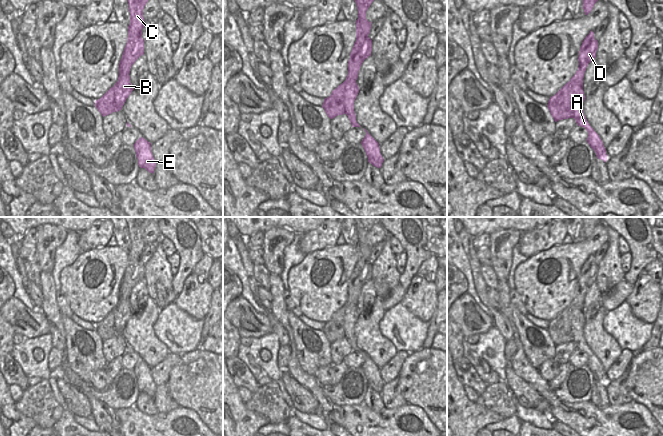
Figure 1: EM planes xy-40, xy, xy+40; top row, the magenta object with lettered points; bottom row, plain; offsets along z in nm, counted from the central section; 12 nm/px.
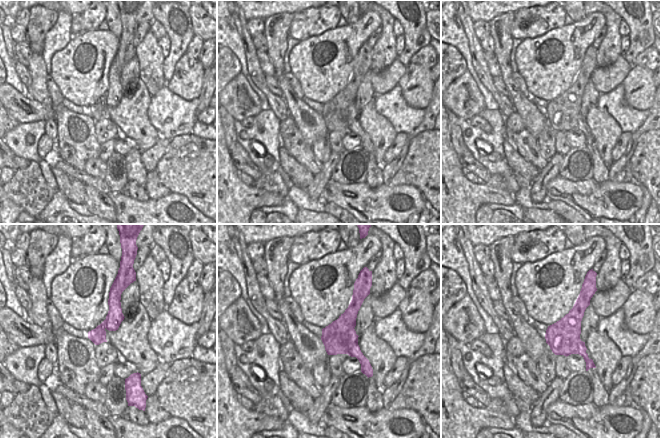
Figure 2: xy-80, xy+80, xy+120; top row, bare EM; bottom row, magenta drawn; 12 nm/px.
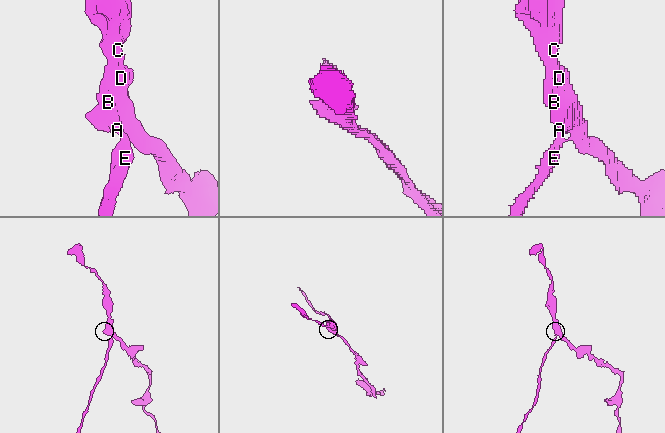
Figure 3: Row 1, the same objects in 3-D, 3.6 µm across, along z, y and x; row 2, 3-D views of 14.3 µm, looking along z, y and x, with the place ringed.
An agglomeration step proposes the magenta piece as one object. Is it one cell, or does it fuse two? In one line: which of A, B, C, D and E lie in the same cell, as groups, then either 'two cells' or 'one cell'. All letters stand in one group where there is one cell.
A B E / C D; two cells

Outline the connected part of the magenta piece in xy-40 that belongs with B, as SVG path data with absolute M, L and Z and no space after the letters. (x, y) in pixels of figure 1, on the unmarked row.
M119 292L119 301L118 305L113 310L115 314L115 327L118 333L122 333L124 327L126 326L126 323L129 321L131 316L134 314L131 311L130 307L130 300L125 299L123 297L123 294Z

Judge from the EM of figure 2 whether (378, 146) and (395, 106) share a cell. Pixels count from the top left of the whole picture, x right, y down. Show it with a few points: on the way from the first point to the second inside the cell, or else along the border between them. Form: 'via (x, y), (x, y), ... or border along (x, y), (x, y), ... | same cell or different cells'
border along (374, 103), (374, 108), (391, 124), (397, 133) | different cells

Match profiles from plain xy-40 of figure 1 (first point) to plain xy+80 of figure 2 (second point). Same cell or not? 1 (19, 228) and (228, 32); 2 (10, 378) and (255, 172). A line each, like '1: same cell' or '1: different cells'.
1: different cells
2: same cell

